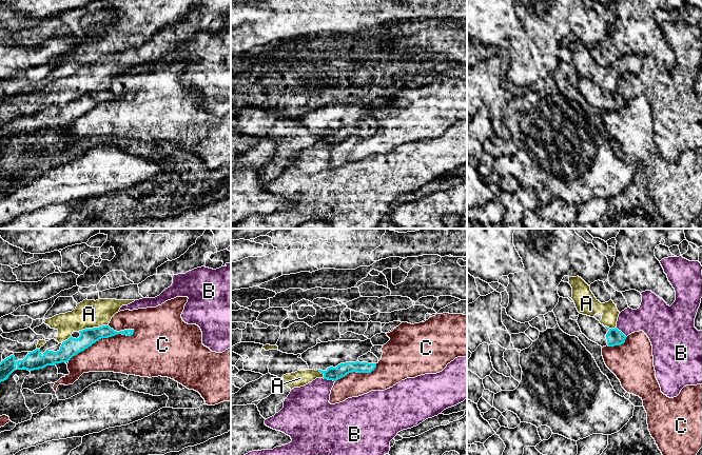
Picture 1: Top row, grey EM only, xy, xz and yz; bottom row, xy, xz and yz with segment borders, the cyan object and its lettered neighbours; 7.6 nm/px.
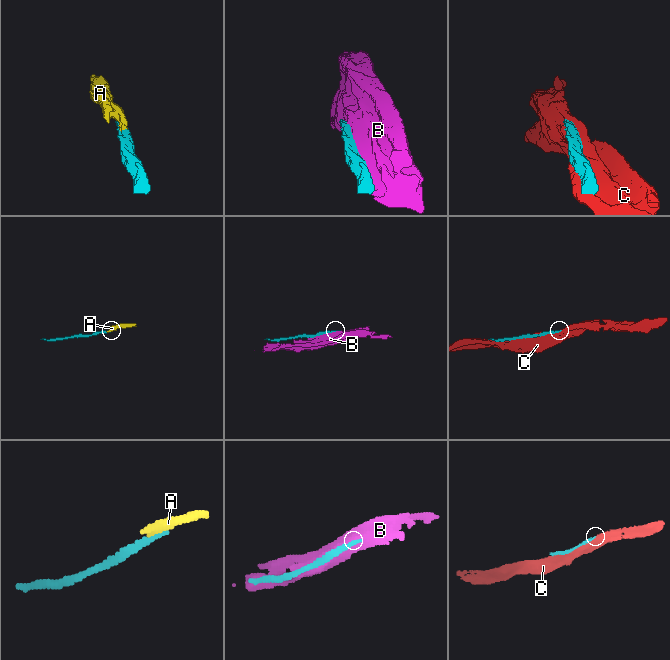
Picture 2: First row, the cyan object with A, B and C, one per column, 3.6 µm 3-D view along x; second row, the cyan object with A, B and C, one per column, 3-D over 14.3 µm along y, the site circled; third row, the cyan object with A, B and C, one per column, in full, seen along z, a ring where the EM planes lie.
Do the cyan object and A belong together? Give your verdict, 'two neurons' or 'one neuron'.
two neurons

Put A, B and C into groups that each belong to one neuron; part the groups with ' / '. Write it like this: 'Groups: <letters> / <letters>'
Groups: A / B / C

